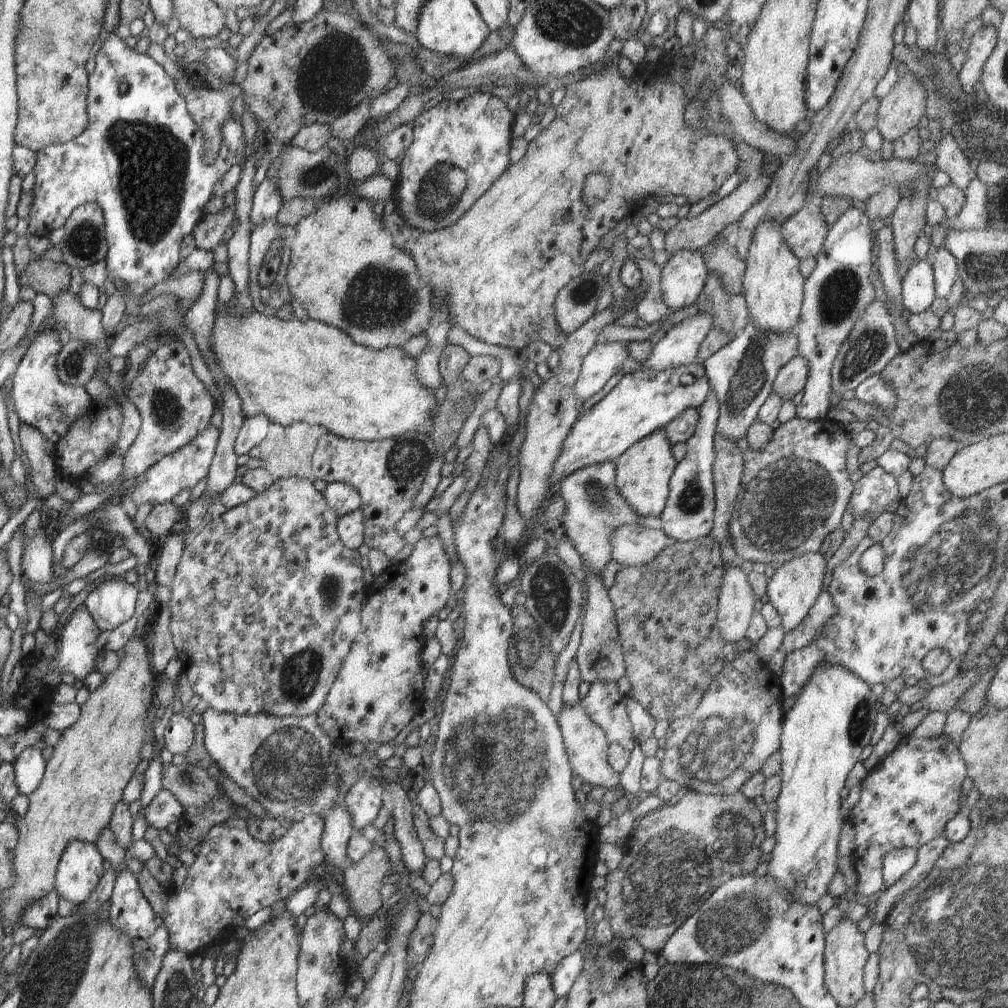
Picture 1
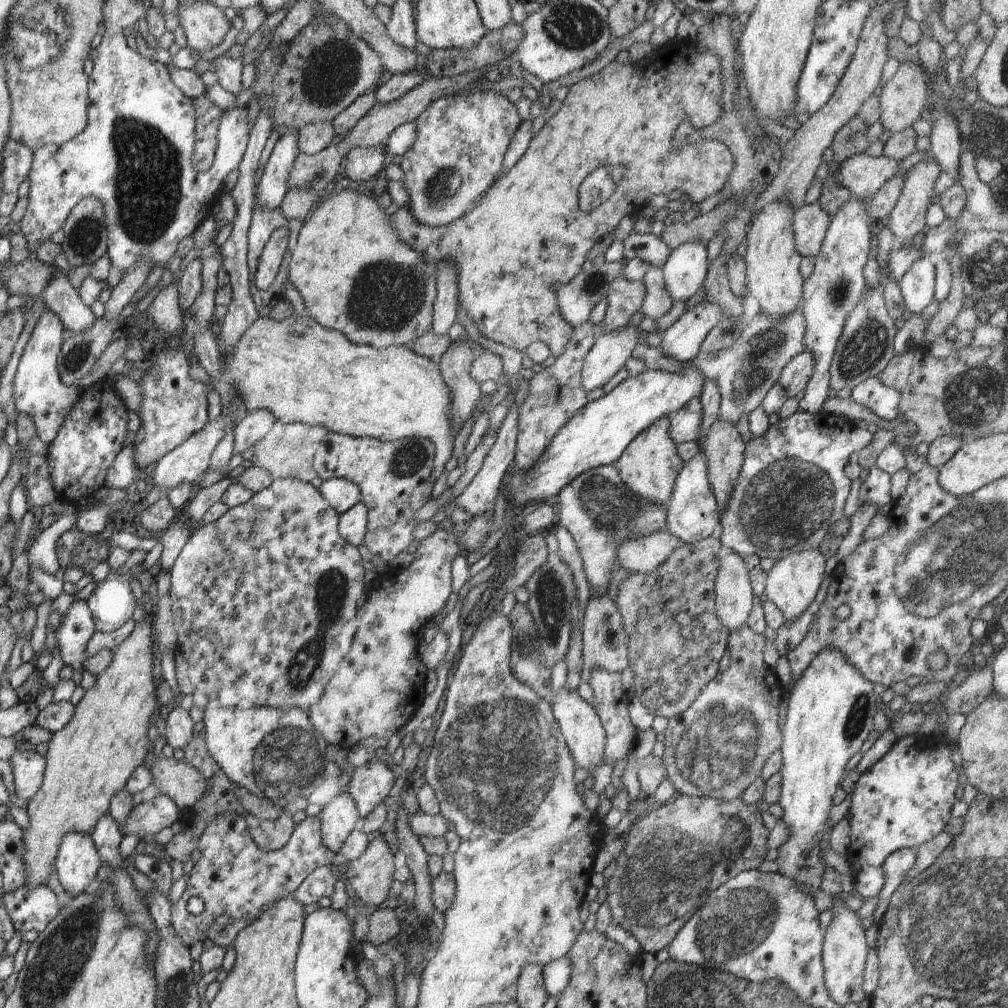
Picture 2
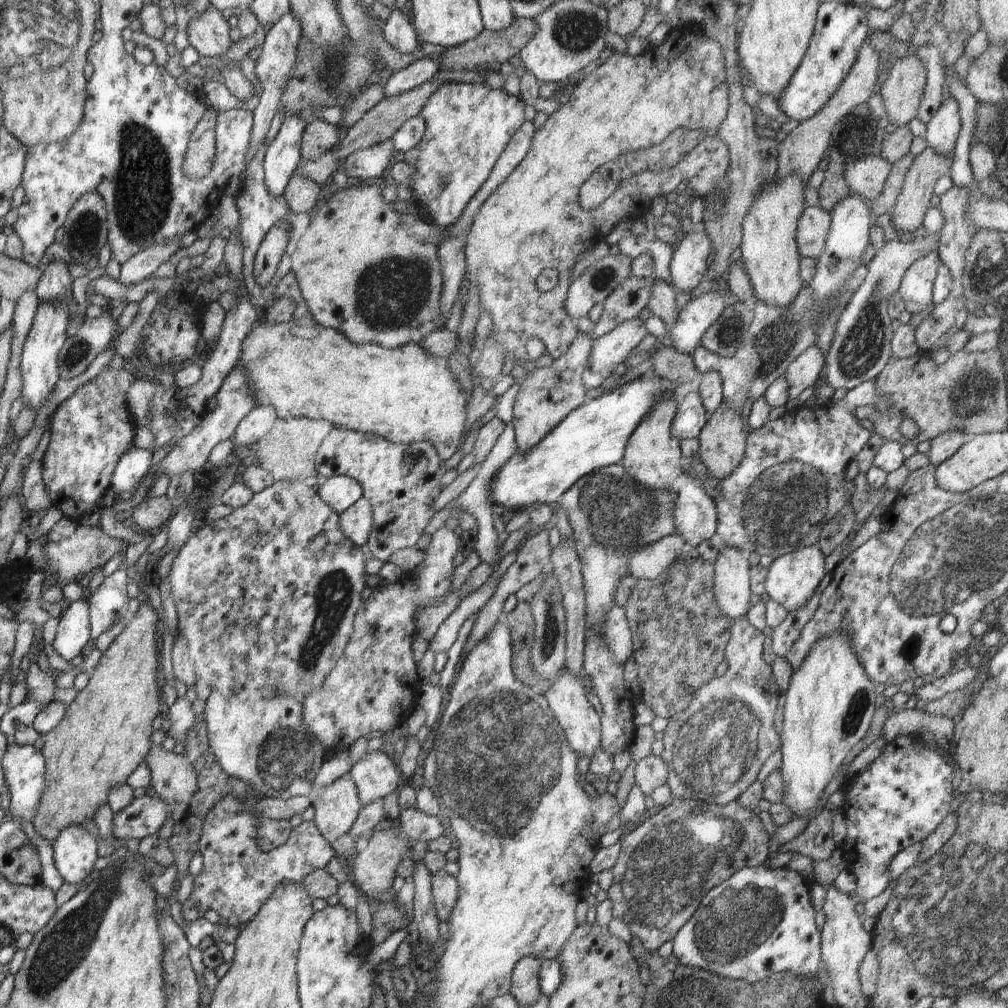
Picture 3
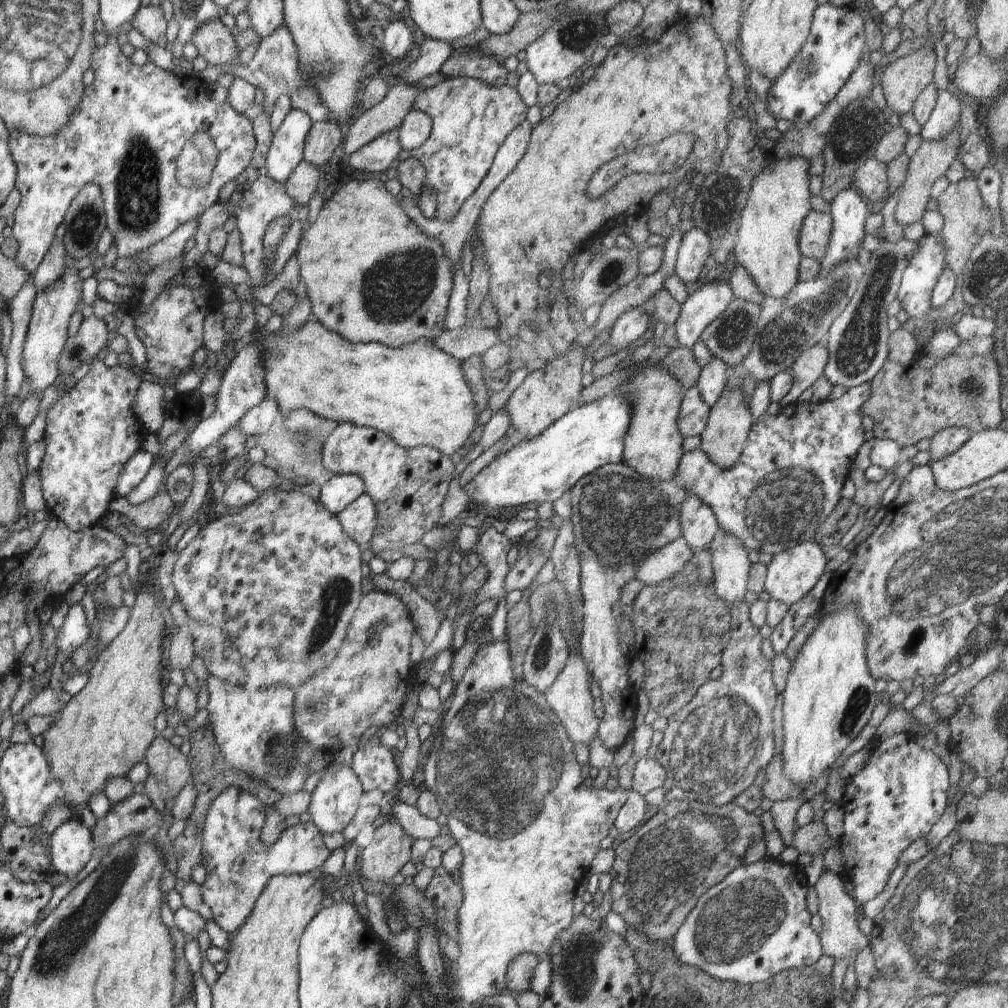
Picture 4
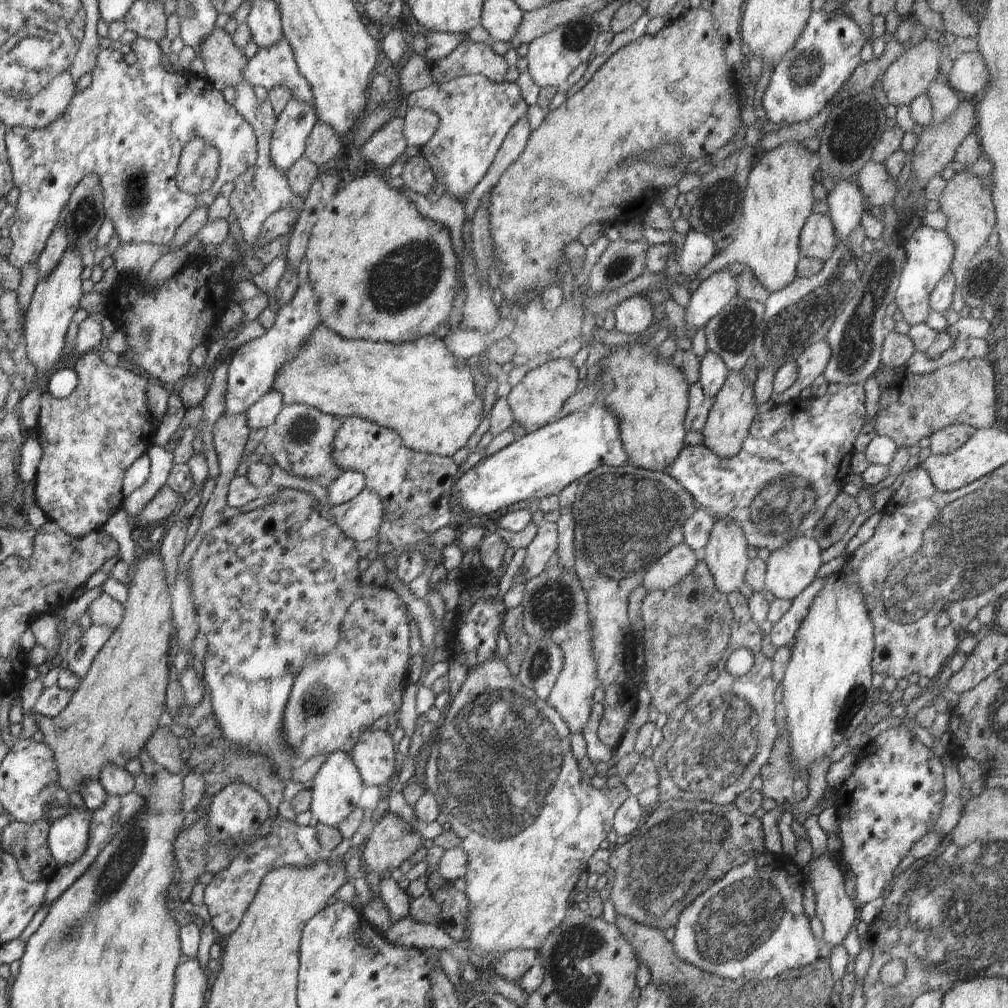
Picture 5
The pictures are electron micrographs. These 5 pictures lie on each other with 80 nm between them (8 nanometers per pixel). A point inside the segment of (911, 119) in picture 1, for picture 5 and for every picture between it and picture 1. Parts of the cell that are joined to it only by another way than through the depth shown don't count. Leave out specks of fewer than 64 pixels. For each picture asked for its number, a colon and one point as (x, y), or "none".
2: (904, 97)
3: (901, 92)
4: (903, 81)
5: (909, 77)

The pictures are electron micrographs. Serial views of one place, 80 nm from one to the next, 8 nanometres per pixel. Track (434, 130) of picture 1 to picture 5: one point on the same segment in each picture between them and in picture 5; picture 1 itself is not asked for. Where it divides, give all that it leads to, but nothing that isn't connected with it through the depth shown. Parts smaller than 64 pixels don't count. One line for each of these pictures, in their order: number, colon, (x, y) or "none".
2: (461, 142)
3: (468, 126)
4: (470, 120)
5: (475, 115)

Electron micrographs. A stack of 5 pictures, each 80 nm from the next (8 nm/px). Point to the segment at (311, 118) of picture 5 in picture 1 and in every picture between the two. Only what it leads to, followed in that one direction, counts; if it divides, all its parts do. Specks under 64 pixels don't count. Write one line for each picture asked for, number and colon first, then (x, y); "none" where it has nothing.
1: (267, 202)
2: (270, 190)
3: (282, 157)
4: (286, 151)

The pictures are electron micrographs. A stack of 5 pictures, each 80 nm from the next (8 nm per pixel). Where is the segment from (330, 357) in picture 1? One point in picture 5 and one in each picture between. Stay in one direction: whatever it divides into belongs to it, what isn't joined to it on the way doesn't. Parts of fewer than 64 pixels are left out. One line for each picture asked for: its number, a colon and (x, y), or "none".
2: (300, 371)
3: (301, 369)
4: (416, 394)
5: (419, 389)

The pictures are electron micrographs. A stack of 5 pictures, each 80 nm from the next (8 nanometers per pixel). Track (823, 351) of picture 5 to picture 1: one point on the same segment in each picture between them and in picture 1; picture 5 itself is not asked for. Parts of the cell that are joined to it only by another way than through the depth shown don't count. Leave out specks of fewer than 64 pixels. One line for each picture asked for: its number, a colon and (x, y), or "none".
1: (791, 379)
2: (795, 376)
3: (804, 371)
4: (810, 365)

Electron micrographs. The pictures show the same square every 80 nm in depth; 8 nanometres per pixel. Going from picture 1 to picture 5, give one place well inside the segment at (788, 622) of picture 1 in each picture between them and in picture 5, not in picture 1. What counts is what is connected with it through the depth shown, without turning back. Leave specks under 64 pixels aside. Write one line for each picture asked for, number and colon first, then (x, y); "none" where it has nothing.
2: (792, 585)
3: (792, 579)
4: (791, 575)
5: (790, 569)

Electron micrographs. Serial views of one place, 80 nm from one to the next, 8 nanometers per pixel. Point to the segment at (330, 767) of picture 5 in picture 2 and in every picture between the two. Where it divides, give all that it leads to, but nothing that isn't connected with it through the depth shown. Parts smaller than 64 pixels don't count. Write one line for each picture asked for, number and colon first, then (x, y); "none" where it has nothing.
2: (339, 818)
3: (337, 807)
4: (334, 802)

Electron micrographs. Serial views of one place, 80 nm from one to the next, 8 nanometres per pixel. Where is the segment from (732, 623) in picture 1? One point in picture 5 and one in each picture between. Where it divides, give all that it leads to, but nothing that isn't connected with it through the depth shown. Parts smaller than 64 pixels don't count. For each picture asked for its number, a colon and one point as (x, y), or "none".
2: (734, 597)
3: (732, 591)
4: (730, 562)
5: (725, 554)

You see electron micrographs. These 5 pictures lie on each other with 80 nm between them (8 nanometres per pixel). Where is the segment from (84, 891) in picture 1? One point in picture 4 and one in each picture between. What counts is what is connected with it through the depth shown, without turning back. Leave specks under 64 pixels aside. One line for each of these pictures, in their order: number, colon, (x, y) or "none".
2: (77, 863)
3: (75, 851)
4: (71, 846)

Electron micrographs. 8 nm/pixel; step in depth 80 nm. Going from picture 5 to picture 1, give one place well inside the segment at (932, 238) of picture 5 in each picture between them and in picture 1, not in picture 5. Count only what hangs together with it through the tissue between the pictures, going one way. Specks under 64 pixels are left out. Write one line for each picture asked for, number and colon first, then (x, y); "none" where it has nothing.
1: (918, 285)
2: (917, 286)
3: (916, 289)
4: (919, 278)

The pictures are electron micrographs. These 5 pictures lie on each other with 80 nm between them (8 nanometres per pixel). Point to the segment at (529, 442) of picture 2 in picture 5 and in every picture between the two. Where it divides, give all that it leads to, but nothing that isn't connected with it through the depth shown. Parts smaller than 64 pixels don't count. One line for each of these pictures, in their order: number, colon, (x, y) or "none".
3: (546, 396)
4: (546, 395)
5: (535, 401)

